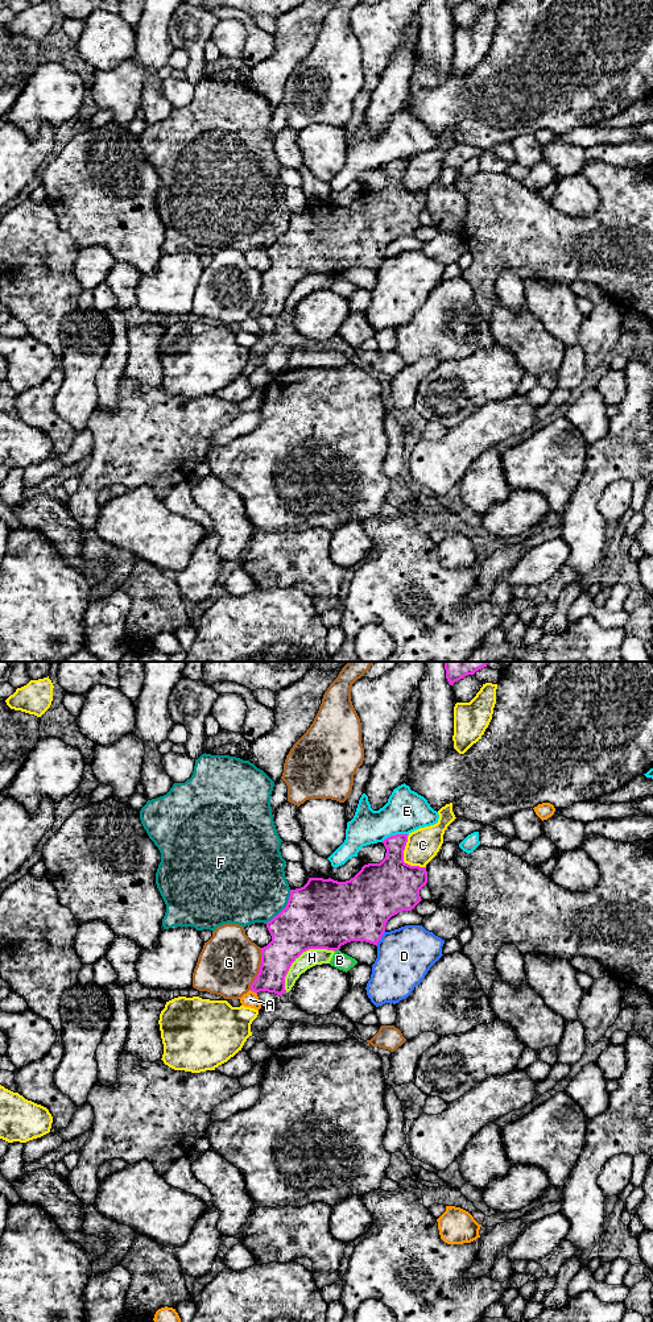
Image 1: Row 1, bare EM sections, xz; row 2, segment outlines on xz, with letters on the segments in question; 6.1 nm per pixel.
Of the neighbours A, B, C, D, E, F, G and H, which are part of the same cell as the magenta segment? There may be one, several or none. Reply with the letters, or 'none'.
none

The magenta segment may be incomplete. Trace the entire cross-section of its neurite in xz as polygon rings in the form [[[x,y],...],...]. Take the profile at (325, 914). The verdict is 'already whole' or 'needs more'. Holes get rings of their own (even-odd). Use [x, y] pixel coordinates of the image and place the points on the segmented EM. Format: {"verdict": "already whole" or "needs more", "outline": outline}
{"verdict": "already whole", "outline": [[[408,836],[385,838],[385,858],[380,863],[364,865],[350,880],[309,878],[303,887],[290,890],[286,907],[266,923],[272,941],[261,948],[261,966],[251,991],[268,991],[282,996],[286,992],[285,977],[292,963],[309,949],[335,952],[351,941],[377,945],[388,920],[398,912],[412,911],[422,900],[420,890],[427,883],[426,867],[404,862]]]}

